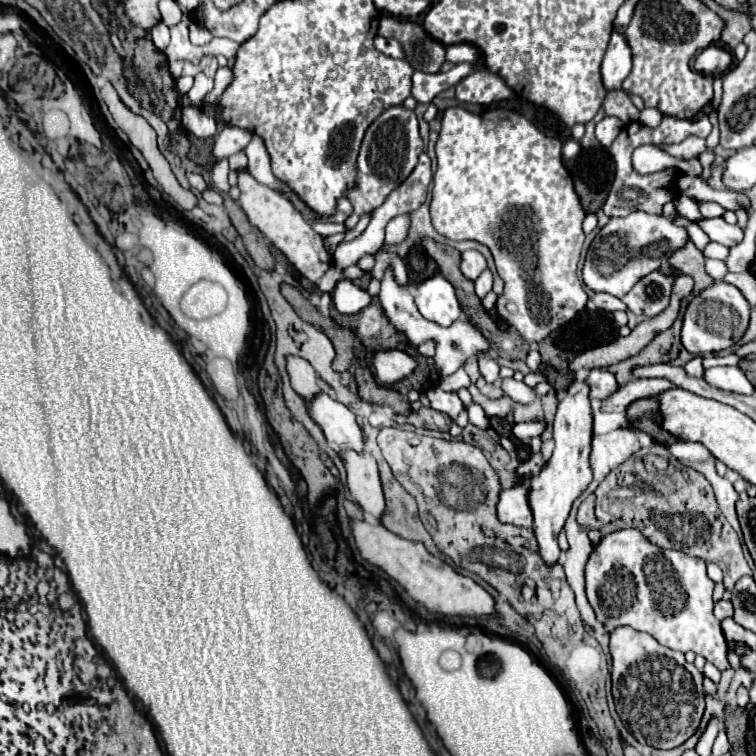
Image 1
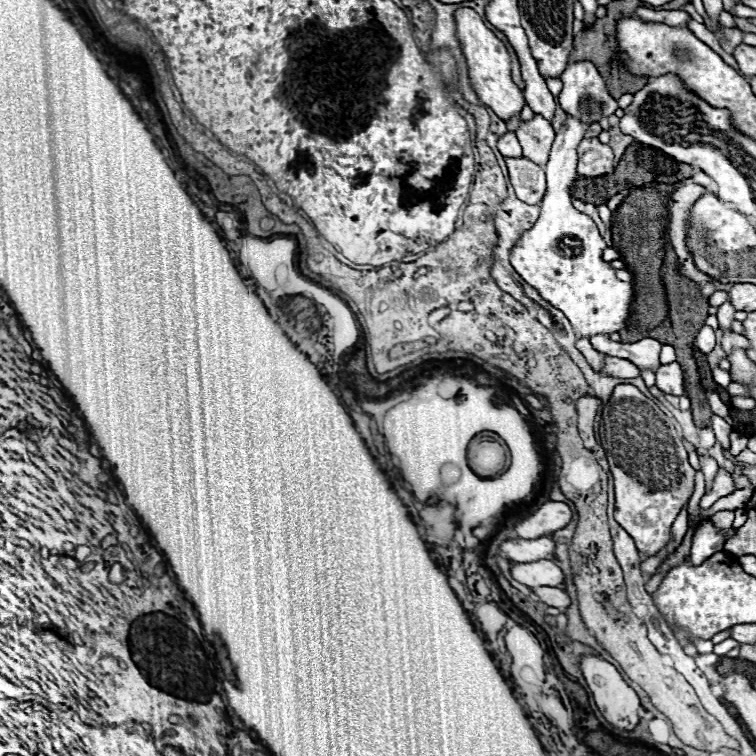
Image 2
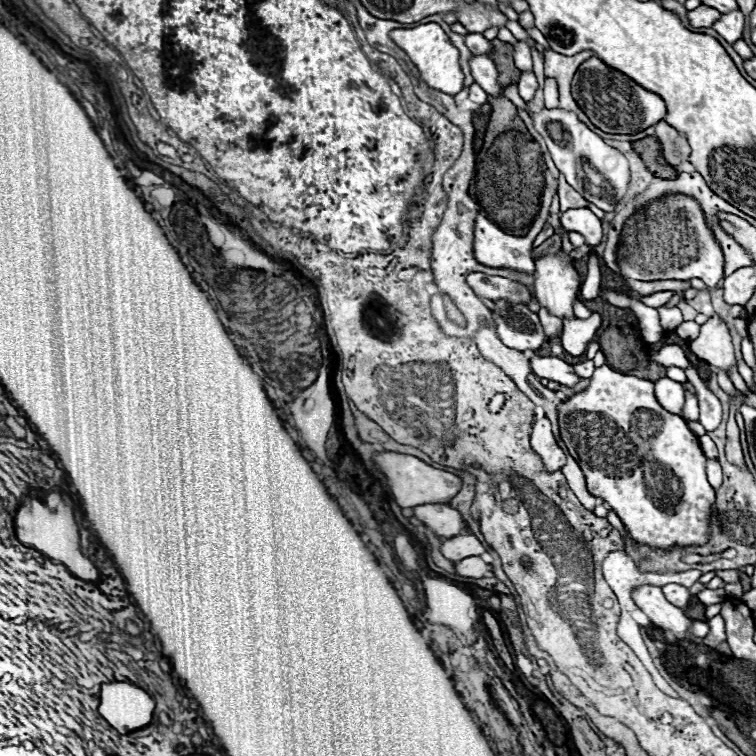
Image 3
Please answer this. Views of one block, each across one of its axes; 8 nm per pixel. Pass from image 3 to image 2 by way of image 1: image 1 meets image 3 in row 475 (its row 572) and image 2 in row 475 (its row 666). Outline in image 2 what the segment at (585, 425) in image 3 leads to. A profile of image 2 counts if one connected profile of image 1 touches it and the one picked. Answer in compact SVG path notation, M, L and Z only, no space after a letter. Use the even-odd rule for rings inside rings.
M718 470L712 490L710 490L706 496L702 496L702 500L700 500L700 508L704 508L704 510L710 508L718 498L732 494L734 490L736 490L736 486L734 486L732 476L730 476L726 470Z

